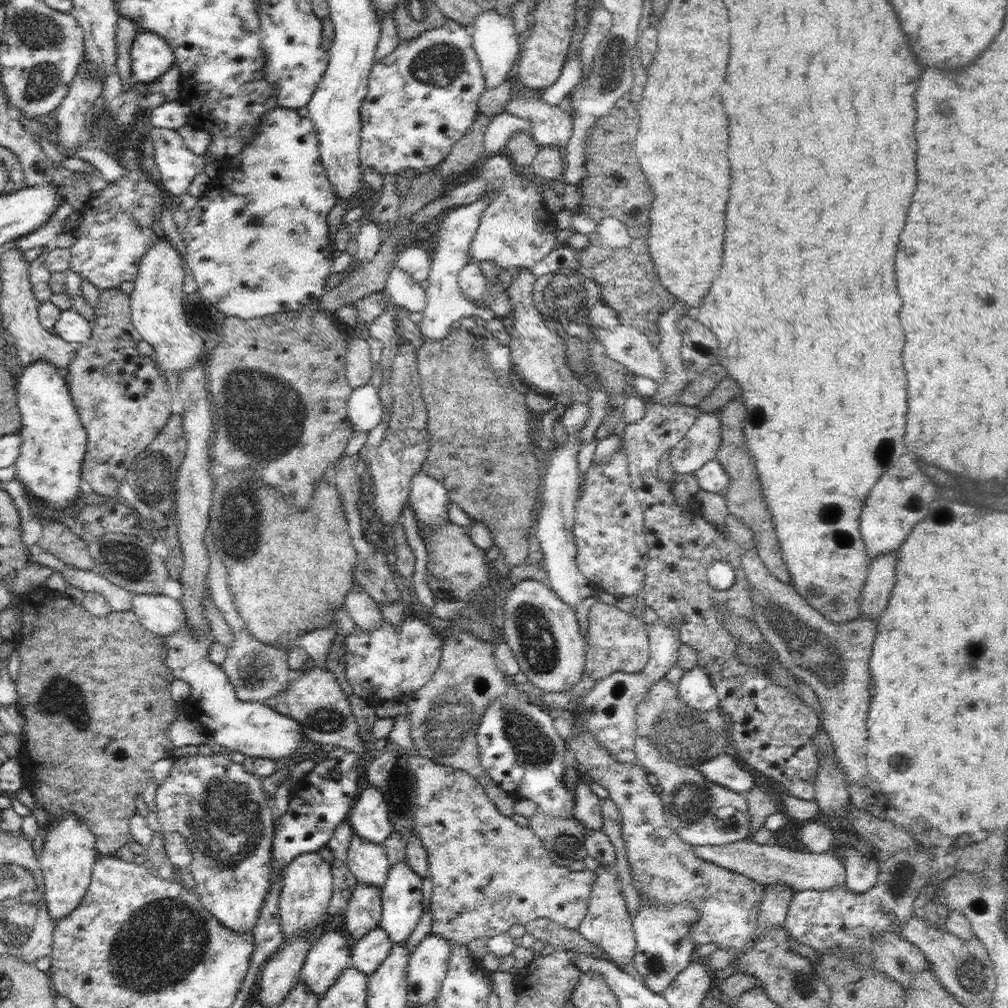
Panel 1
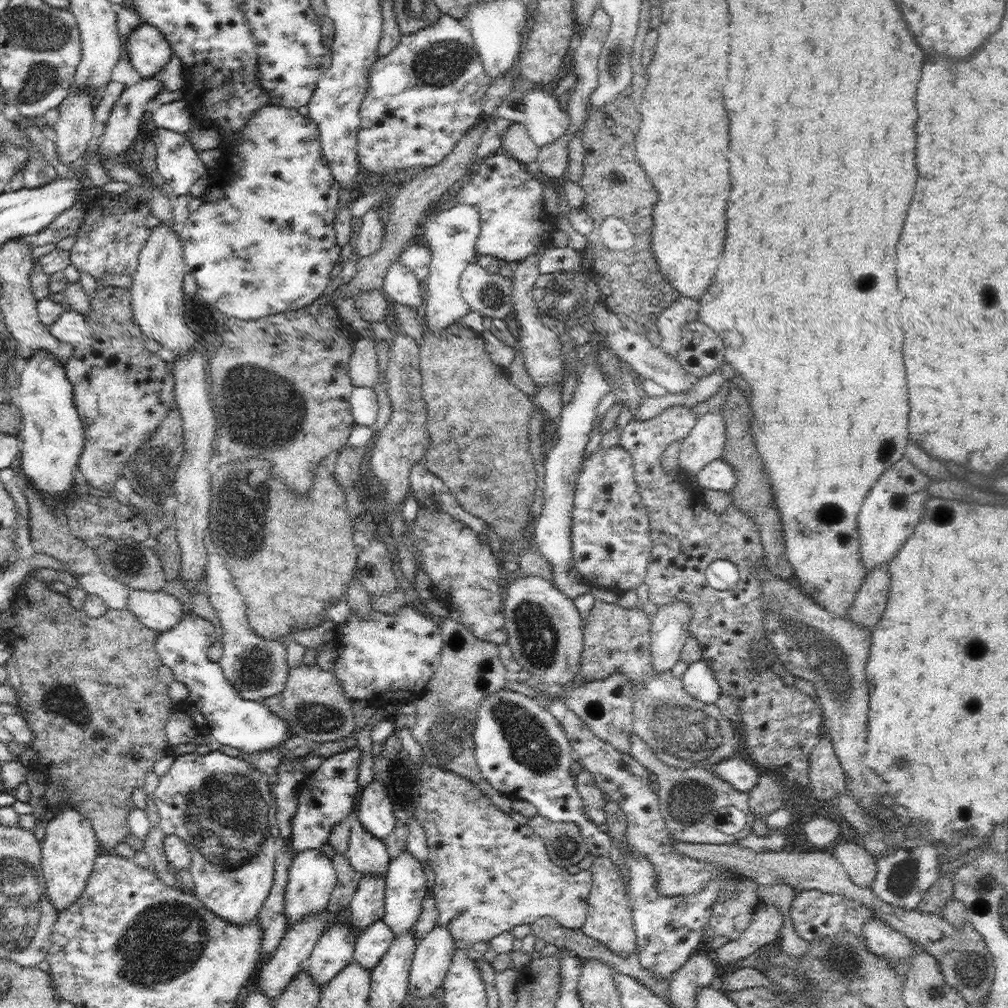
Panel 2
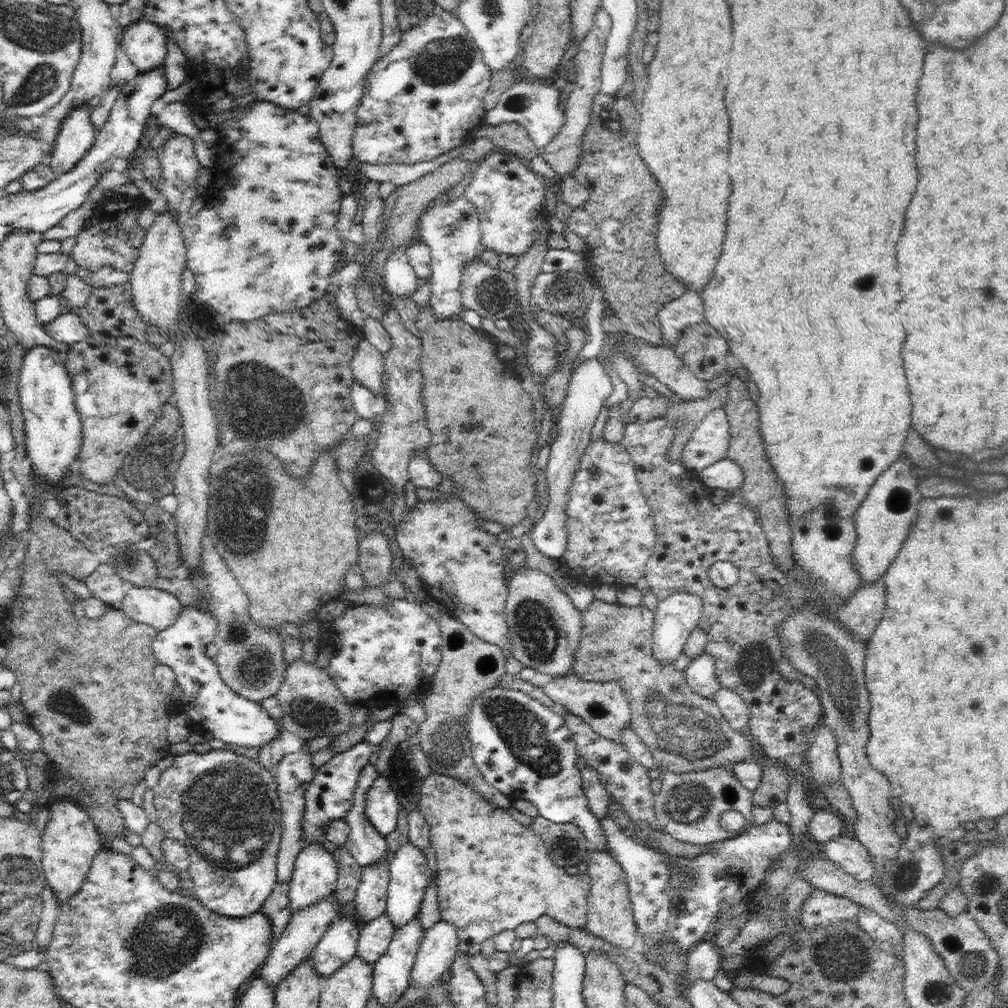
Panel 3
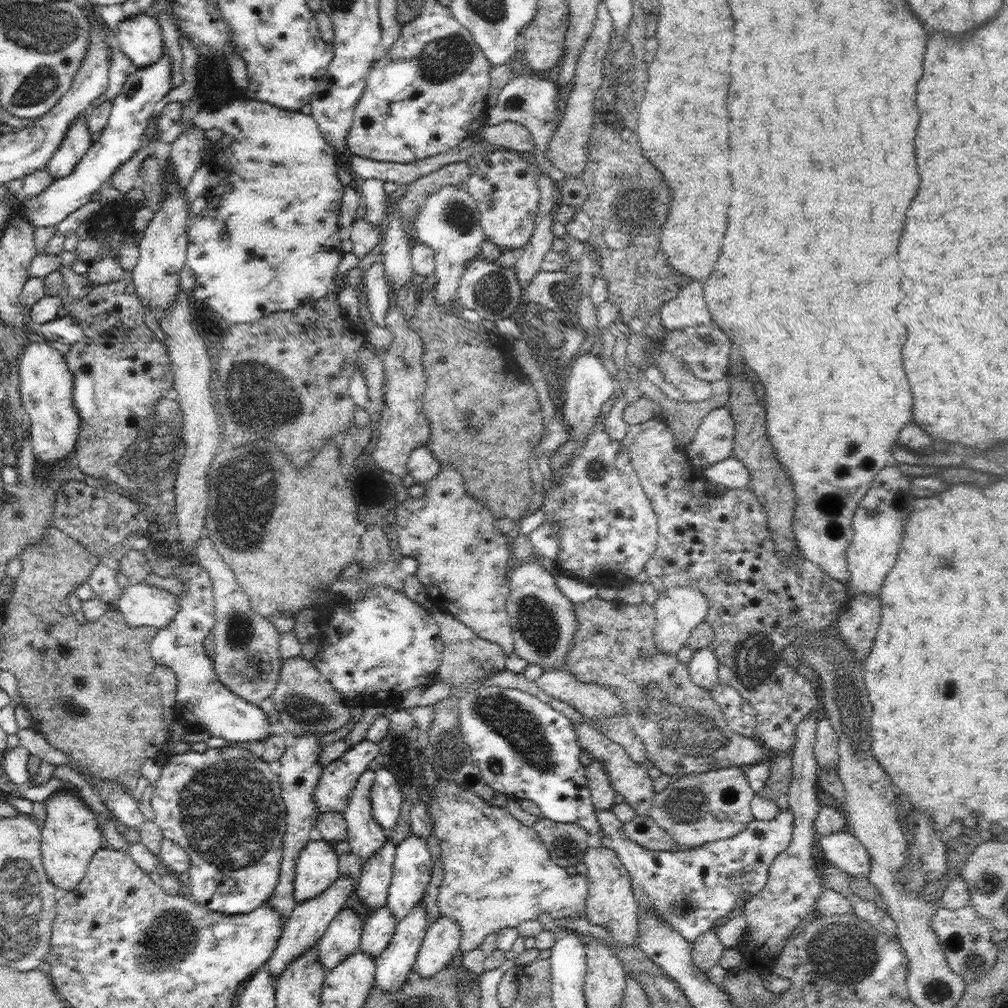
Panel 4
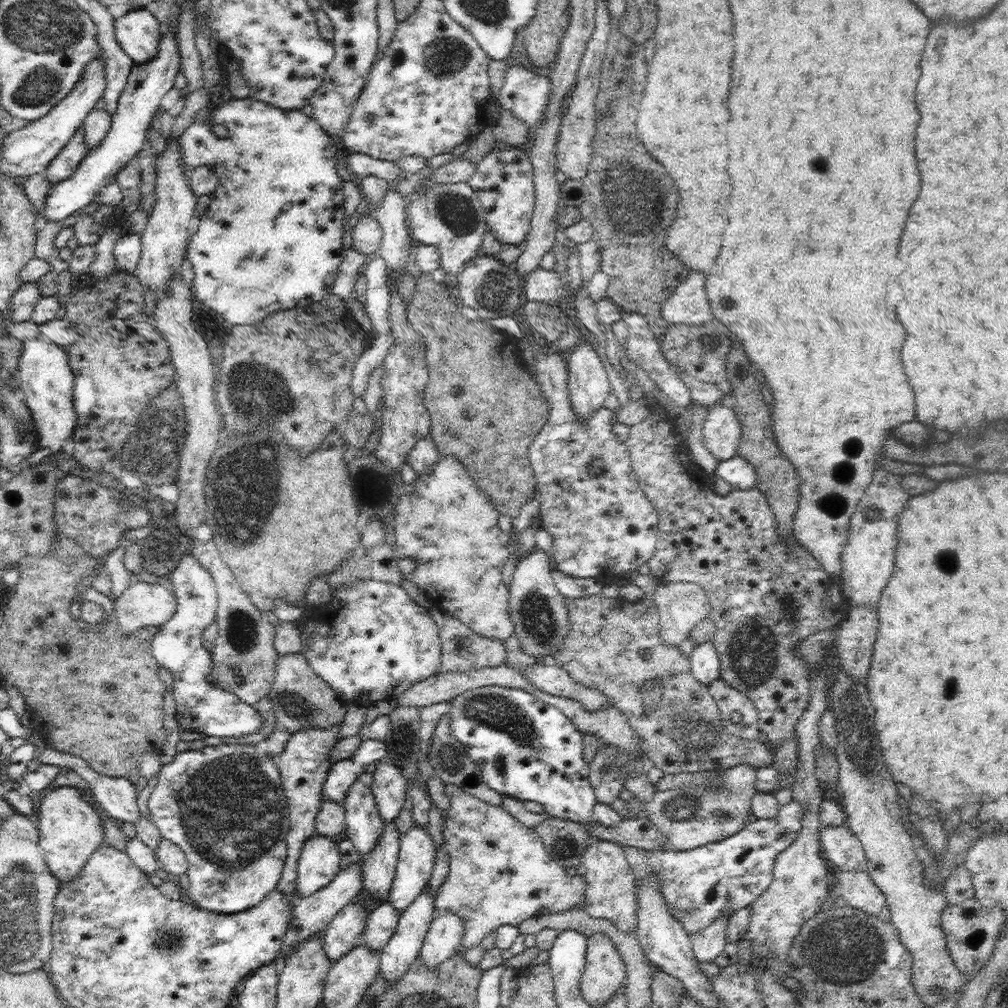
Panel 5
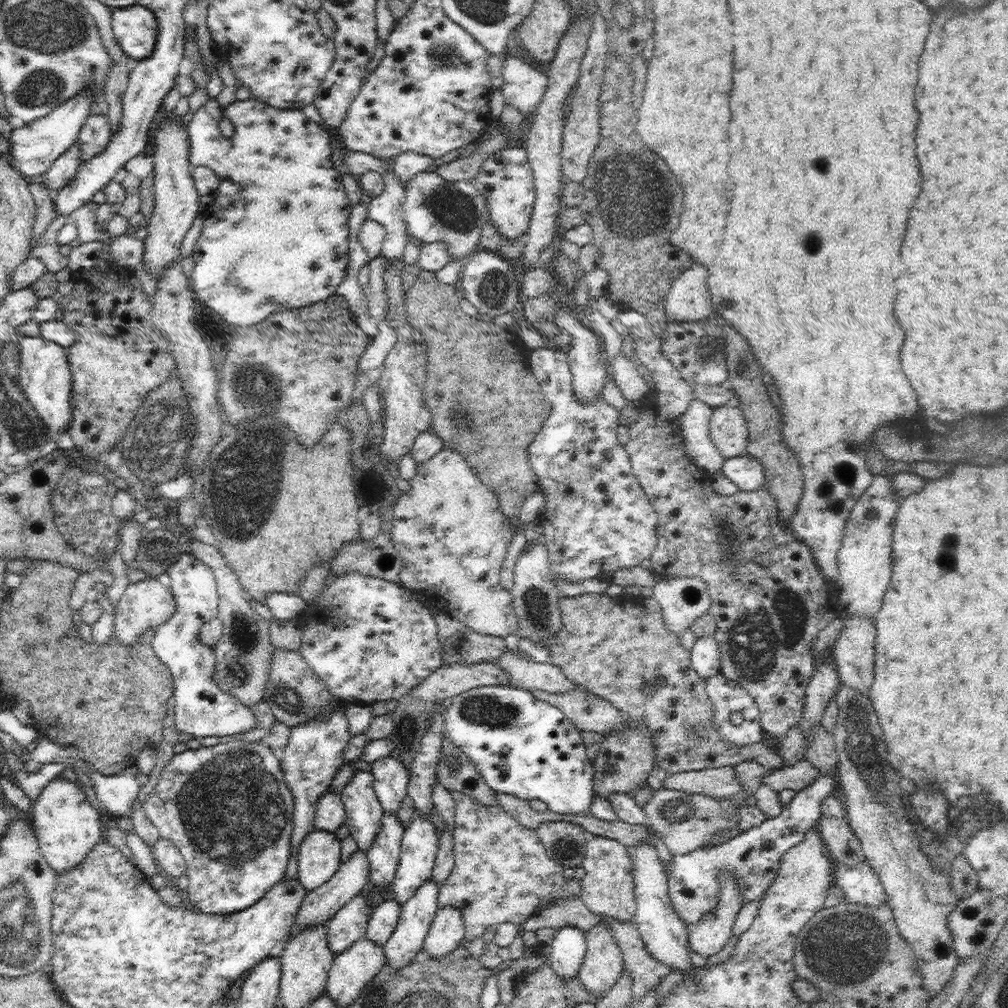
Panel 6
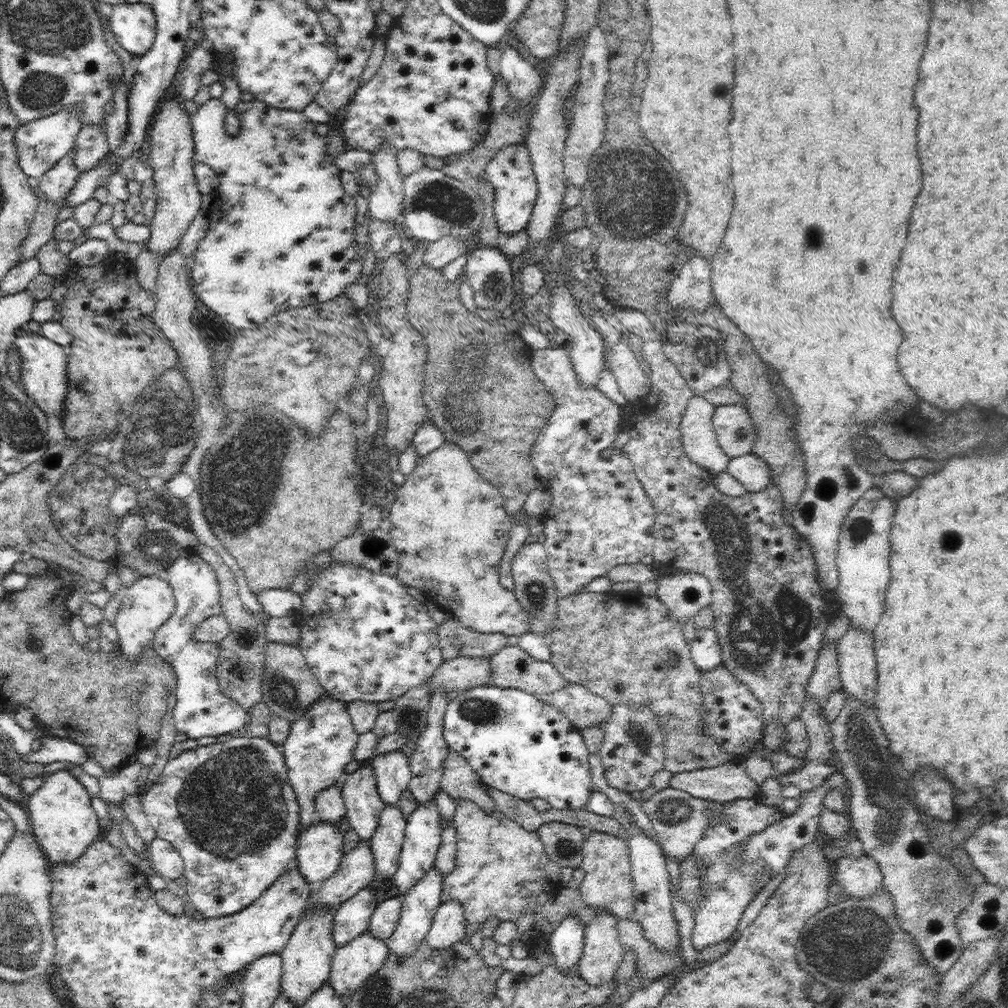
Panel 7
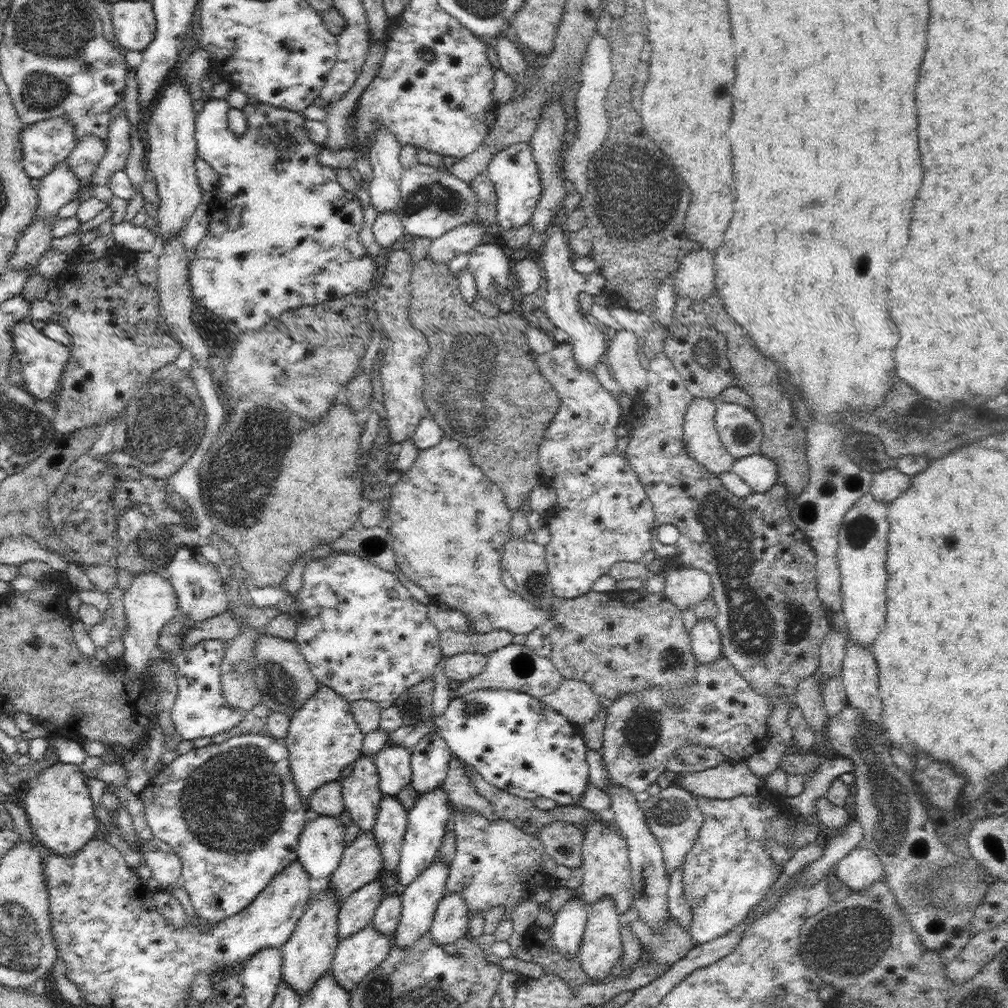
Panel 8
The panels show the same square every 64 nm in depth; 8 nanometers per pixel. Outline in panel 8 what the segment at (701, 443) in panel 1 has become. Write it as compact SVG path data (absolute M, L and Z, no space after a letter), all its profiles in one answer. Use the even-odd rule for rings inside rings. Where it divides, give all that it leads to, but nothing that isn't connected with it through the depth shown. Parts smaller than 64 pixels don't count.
M713 400L715 425L724 447L735 459L760 453L762 425L752 409L738 403Z

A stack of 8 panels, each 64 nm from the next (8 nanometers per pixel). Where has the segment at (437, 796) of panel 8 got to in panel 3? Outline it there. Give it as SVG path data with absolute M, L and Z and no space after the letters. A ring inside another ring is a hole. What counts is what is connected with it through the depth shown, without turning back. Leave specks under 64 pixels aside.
M412 842L402 844L390 857L390 880L387 888L386 913L394 927L402 927L414 920L420 912L420 902L431 882L430 870L426 861L426 852Z

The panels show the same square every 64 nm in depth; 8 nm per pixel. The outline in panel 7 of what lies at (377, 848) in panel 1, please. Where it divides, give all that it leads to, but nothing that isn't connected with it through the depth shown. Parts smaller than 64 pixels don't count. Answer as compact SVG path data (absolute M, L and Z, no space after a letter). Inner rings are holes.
M370 760L360 763L351 775L345 773L339 783L350 828L361 840L370 841L385 805L376 788L376 775Z

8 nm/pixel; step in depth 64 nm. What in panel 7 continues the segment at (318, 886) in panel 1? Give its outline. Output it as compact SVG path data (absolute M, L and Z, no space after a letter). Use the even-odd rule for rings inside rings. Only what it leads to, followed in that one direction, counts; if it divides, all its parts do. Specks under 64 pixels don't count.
M315 818L315 821L298 835L296 865L308 884L329 879L337 871L344 856L343 834L339 825Z

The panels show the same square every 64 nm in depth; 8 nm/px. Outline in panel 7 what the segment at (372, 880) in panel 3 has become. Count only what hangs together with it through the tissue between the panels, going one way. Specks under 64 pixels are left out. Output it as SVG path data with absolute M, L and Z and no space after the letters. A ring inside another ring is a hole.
M384 805L378 827L370 838L374 851L374 874L376 879L390 880L399 867L399 854L405 838L407 819L399 807Z

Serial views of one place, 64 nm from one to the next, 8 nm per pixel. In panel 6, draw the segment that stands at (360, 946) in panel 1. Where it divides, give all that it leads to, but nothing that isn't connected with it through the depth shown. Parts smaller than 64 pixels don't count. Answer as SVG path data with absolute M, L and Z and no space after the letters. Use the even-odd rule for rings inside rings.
M396 899L384 901L376 906L370 915L365 937L384 946L396 929L400 913L401 906Z

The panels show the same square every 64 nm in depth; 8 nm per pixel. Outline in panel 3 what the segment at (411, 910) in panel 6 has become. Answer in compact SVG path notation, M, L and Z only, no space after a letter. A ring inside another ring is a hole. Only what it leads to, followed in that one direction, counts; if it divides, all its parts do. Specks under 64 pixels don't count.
M416 915L410 923L406 923L402 927L396 927L390 946L388 946L386 952L382 954L378 961L374 963L372 994L374 994L374 997L378 997L378 1001L382 1005L390 1007L406 991L406 987L410 984L411 970L424 933L425 930L420 923L420 918Z

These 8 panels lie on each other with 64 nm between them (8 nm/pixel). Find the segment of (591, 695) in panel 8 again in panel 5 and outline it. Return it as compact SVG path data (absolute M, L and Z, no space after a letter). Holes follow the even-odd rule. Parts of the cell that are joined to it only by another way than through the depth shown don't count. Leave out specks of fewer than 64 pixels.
M538 688L534 689L532 696L560 709L580 732L595 734L606 743L622 747L632 755L638 755L638 751L642 749L641 738L634 727L625 714L613 705L588 711L572 698L553 696Z

